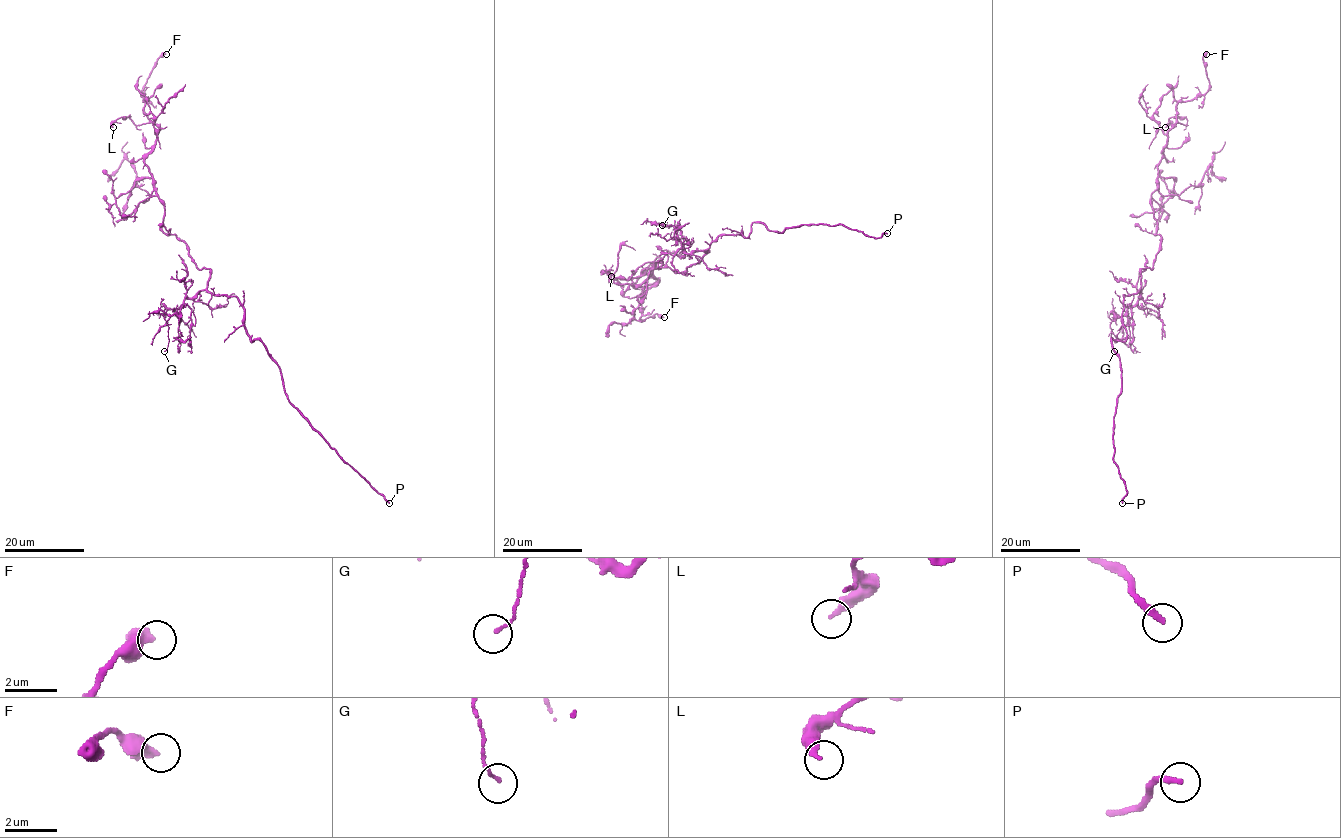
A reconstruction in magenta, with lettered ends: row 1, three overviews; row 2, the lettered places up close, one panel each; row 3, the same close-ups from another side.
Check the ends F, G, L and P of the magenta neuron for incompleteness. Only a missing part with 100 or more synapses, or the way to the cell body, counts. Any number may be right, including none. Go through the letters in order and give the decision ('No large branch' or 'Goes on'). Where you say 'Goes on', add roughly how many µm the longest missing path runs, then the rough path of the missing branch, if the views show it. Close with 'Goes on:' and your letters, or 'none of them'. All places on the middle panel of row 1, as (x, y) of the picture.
F: No large branch
G: No large branch
L: No large branch
P: Goes on. Missing length about 50 µm. Course of what is missing: (887, 233), (923, 243), (936, 253), (930, 229), (911, 215)
Goes on: P

